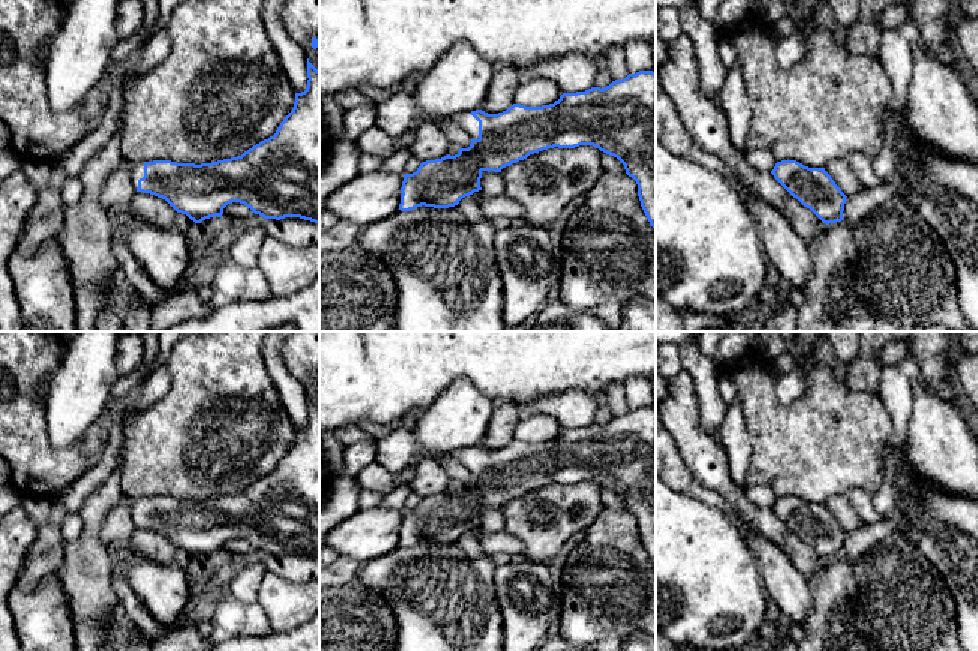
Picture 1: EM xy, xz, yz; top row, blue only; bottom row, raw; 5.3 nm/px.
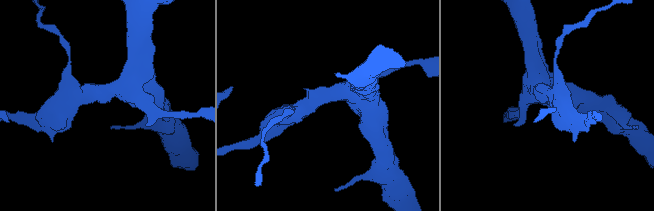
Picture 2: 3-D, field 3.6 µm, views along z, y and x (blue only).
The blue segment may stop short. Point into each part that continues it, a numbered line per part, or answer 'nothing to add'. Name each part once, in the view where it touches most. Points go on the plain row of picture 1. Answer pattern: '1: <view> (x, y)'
1: xz (465, 456)

